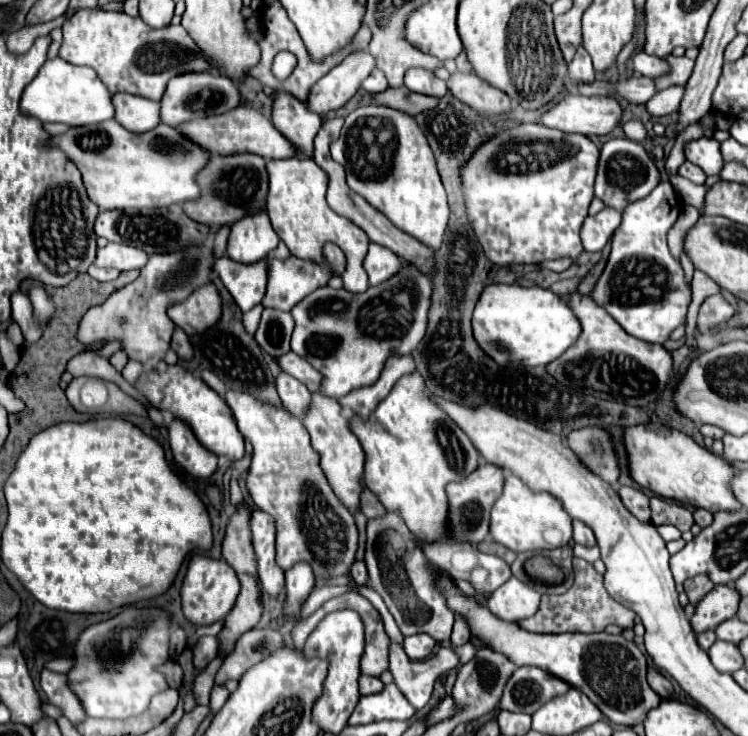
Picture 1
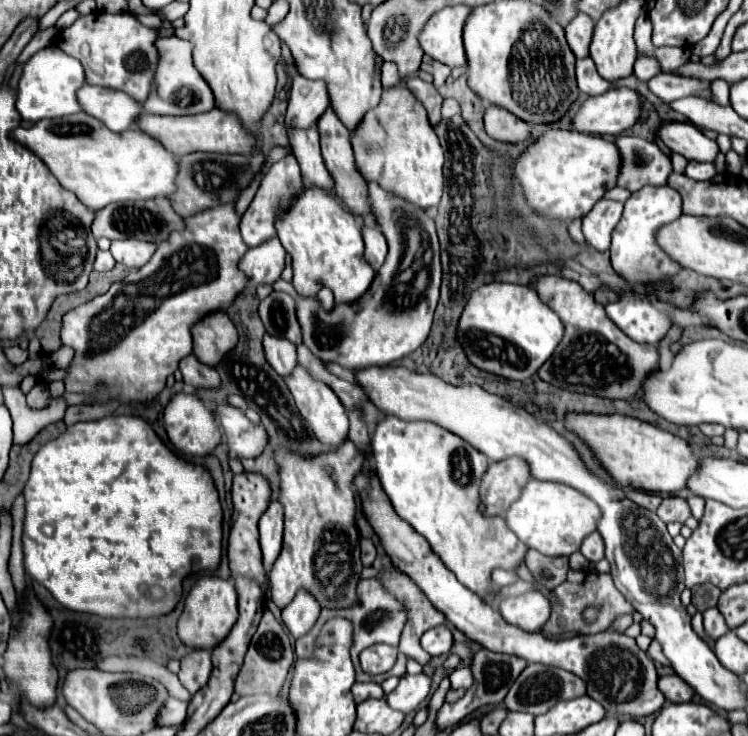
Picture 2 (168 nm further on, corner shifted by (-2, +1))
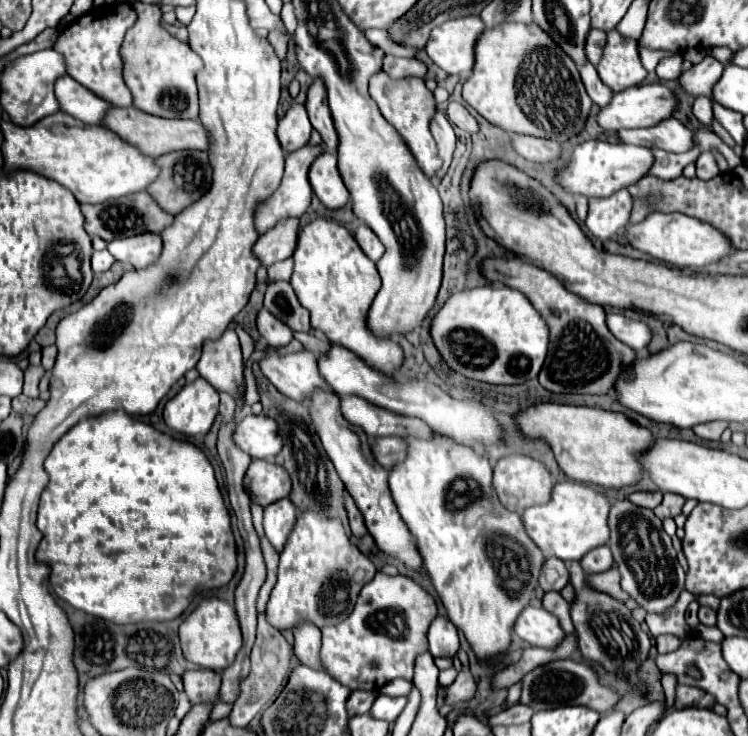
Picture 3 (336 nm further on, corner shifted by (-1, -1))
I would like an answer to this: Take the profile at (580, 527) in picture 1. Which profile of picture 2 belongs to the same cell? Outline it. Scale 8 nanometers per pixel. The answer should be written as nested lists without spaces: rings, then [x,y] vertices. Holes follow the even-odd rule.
[[[597,532],[589,534],[589,536],[583,540],[583,544],[581,544],[581,554],[583,554],[591,564],[603,560],[603,558],[605,558],[603,538],[601,538]]]

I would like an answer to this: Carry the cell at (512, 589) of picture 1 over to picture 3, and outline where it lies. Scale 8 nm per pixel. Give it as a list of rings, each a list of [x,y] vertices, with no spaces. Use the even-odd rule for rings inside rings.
[[[526,606],[514,622],[514,632],[528,644],[540,648],[554,648],[566,636],[556,616],[542,606]]]

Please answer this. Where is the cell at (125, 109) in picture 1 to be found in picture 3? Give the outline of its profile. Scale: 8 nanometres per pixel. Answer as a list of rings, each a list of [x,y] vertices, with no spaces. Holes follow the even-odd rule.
[[[64,76],[56,82],[56,94],[60,108],[86,124],[102,124],[106,112],[110,110],[110,104],[106,104],[106,100],[94,96],[94,92],[82,88],[82,84],[72,80],[70,76]]]

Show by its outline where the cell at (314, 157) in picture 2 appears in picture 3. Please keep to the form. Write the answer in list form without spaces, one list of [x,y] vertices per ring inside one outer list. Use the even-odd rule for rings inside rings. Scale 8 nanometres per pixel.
[[[322,150],[320,156],[316,156],[316,160],[312,162],[308,176],[314,194],[326,208],[342,208],[350,202],[350,192],[346,190],[336,168],[336,154]]]

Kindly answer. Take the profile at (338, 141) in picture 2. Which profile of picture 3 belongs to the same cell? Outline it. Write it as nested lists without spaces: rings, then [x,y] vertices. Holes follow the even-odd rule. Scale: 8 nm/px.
[[[320,80],[312,82],[312,86],[308,90],[306,108],[308,108],[308,116],[310,116],[314,130],[318,130],[322,136],[324,146],[334,152],[338,146],[338,132],[334,128],[334,120],[330,116],[330,108],[326,102],[326,90],[324,90]]]

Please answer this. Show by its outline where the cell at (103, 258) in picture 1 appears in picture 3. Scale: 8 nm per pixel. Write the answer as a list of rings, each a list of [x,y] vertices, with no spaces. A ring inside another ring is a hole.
[[[138,234],[130,238],[116,238],[108,242],[108,252],[118,260],[132,264],[134,268],[146,268],[154,264],[162,252],[162,240],[158,234]]]

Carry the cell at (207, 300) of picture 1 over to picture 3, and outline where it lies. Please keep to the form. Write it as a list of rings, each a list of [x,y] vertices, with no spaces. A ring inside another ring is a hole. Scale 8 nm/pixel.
[[[228,326],[218,340],[204,342],[196,370],[216,390],[236,394],[242,386],[242,348],[232,326]]]

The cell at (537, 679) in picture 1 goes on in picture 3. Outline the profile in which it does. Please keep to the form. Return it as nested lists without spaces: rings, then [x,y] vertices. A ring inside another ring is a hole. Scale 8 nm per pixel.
[[[572,658],[554,660],[554,662],[548,662],[544,666],[538,666],[522,678],[520,704],[534,708],[534,712],[570,706],[570,704],[580,704],[580,706],[588,706],[588,708],[604,714],[604,712],[612,710],[616,702],[618,702],[618,694],[612,688],[602,686],[598,682],[596,672],[586,662],[576,662]]]

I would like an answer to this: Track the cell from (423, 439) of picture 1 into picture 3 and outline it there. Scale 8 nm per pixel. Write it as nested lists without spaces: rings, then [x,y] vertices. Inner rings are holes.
[[[406,436],[404,440],[408,442],[406,458],[392,466],[388,478],[392,498],[420,548],[426,572],[446,606],[450,620],[466,634],[476,656],[490,660],[508,648],[512,626],[522,608],[528,606],[538,584],[544,554],[526,536],[520,514],[500,506],[496,492],[492,490],[492,466],[484,454],[452,444],[442,436],[432,440]]]

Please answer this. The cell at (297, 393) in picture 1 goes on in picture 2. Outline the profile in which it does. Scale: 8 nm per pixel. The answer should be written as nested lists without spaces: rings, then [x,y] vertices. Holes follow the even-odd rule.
[[[265,334],[263,348],[265,348],[265,354],[267,354],[267,362],[281,376],[287,376],[295,368],[295,364],[297,364],[297,346],[293,342]]]

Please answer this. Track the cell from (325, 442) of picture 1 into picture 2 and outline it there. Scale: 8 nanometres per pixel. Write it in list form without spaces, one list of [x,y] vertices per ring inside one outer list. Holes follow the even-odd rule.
[[[297,364],[297,366],[293,368],[293,372],[291,372],[289,376],[285,376],[283,380],[285,380],[287,388],[289,388],[291,394],[293,394],[295,404],[297,404],[301,416],[307,420],[309,428],[313,430],[313,434],[315,434],[321,442],[325,442],[325,444],[339,444],[339,442],[343,442],[343,440],[347,438],[347,432],[349,432],[347,412],[345,412],[343,404],[339,402],[337,394],[335,394],[325,382],[313,378],[313,376],[309,374],[309,370],[303,368],[303,366],[299,366],[299,364]]]

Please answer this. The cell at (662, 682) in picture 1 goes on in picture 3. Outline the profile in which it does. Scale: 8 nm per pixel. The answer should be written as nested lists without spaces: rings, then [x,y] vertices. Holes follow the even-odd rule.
[[[682,684],[676,686],[676,702],[674,702],[674,708],[688,708],[688,706],[708,708],[712,704],[714,704],[714,698],[708,692],[698,690],[694,686],[682,686]]]

